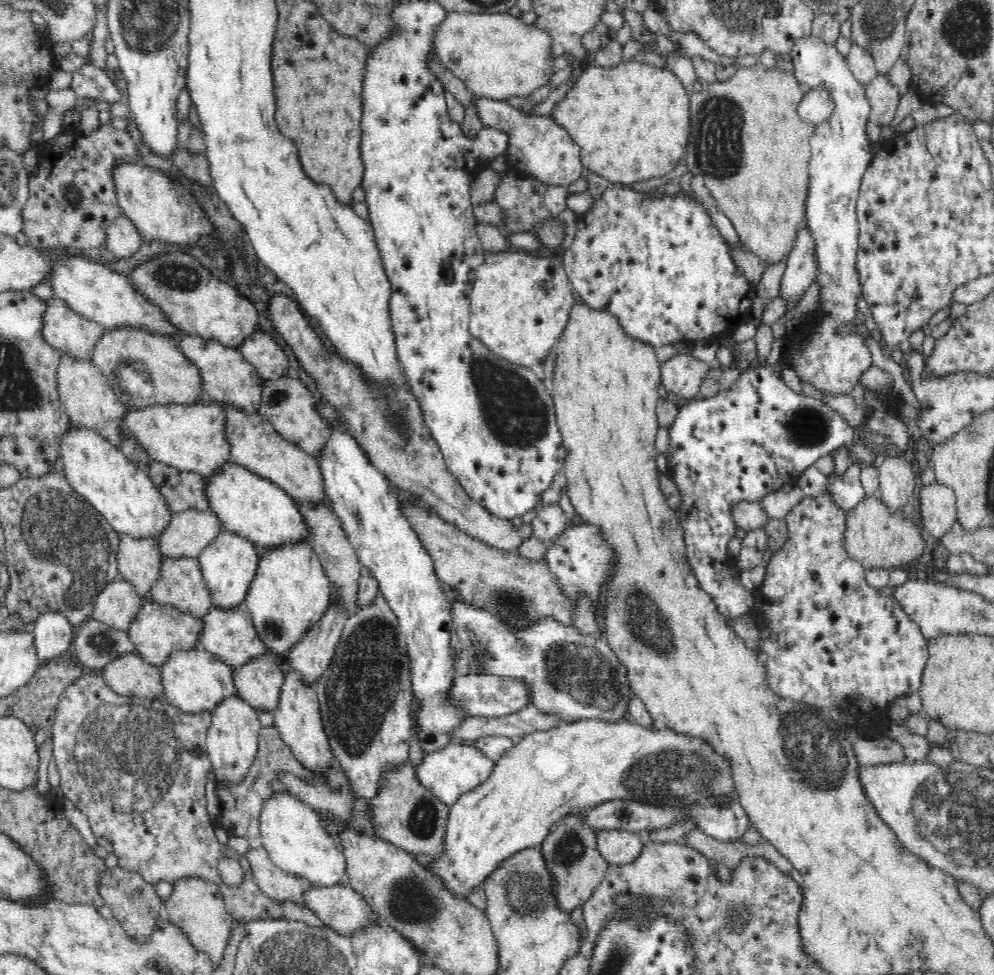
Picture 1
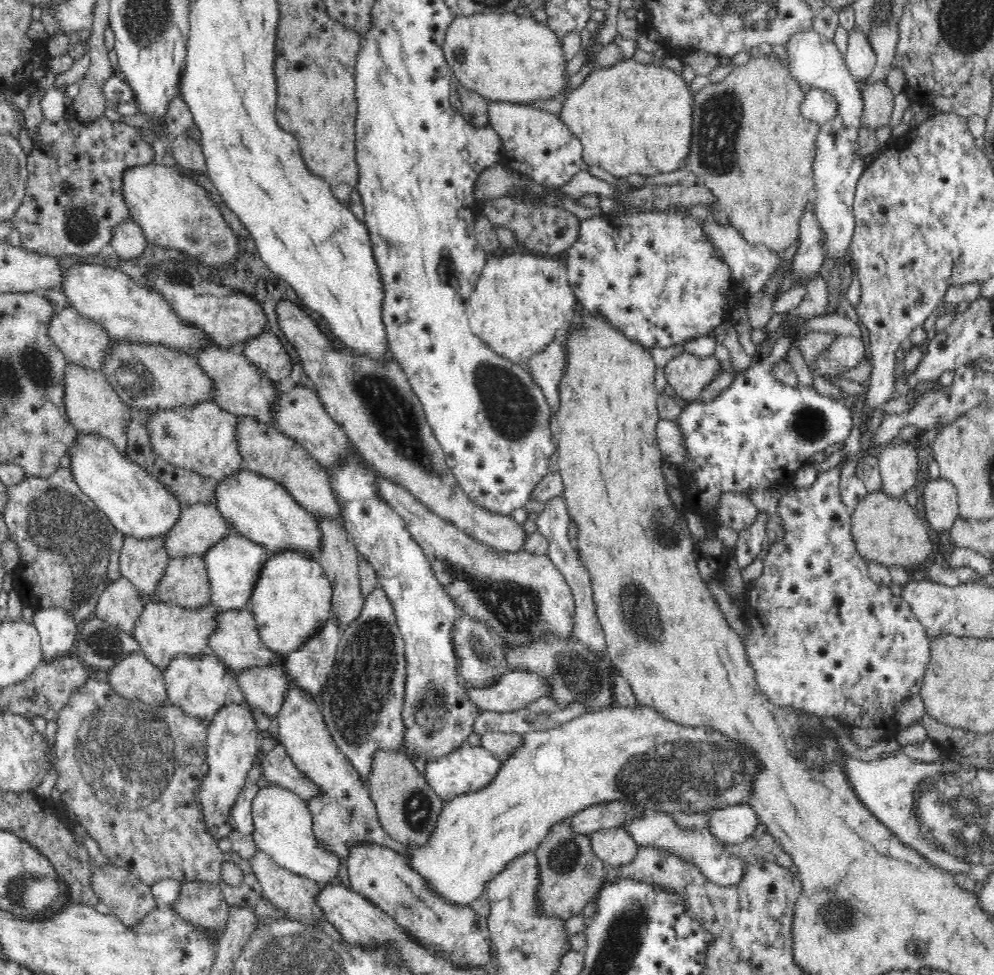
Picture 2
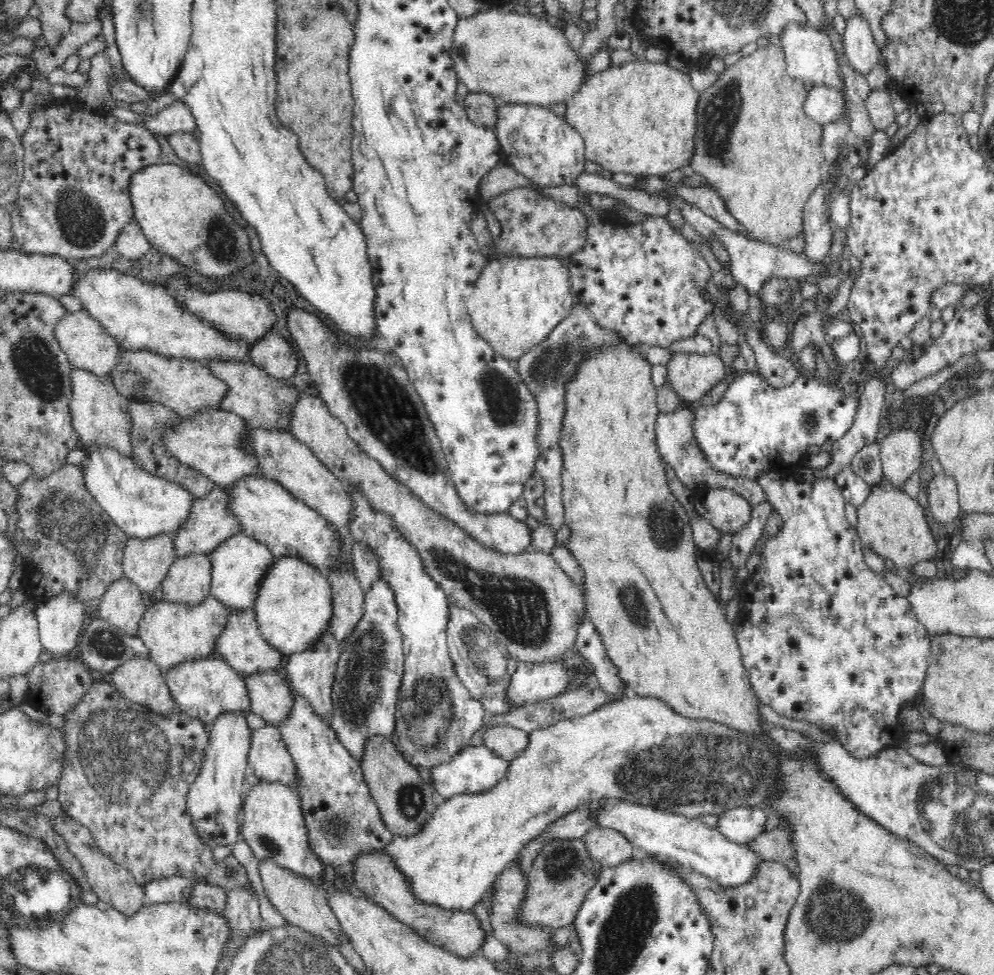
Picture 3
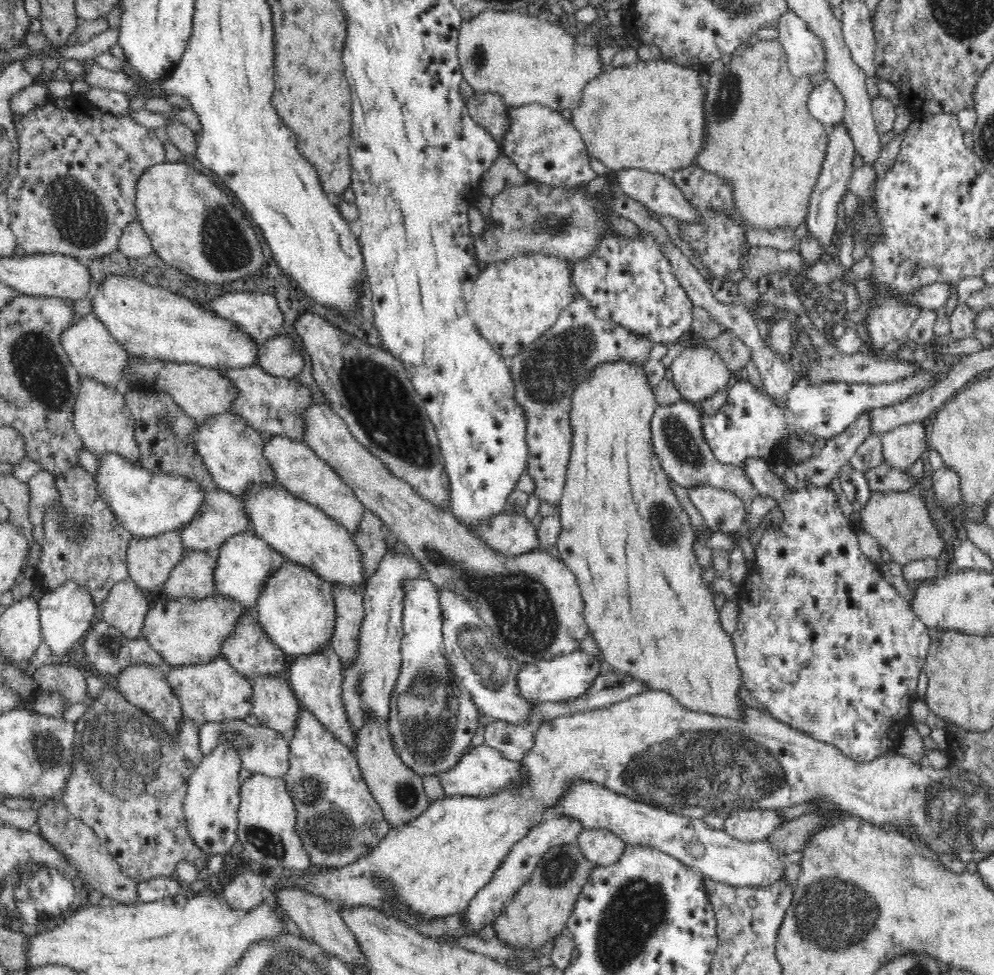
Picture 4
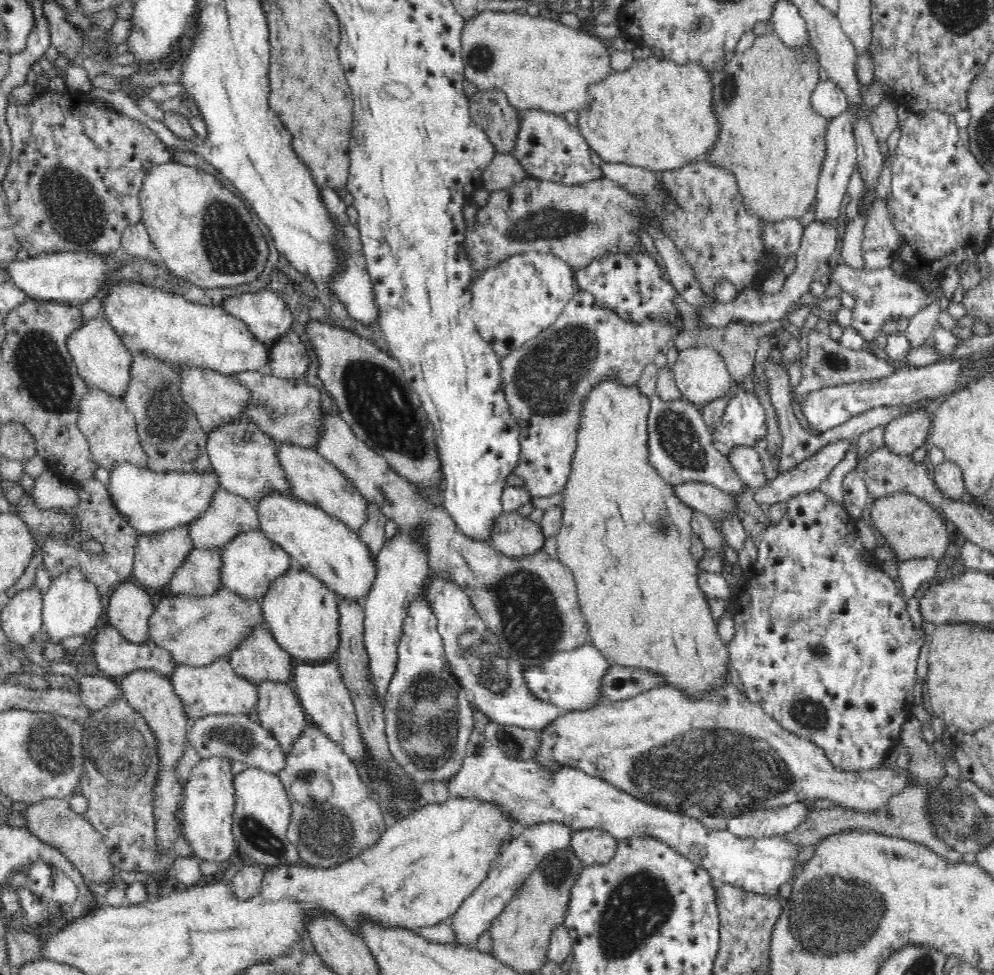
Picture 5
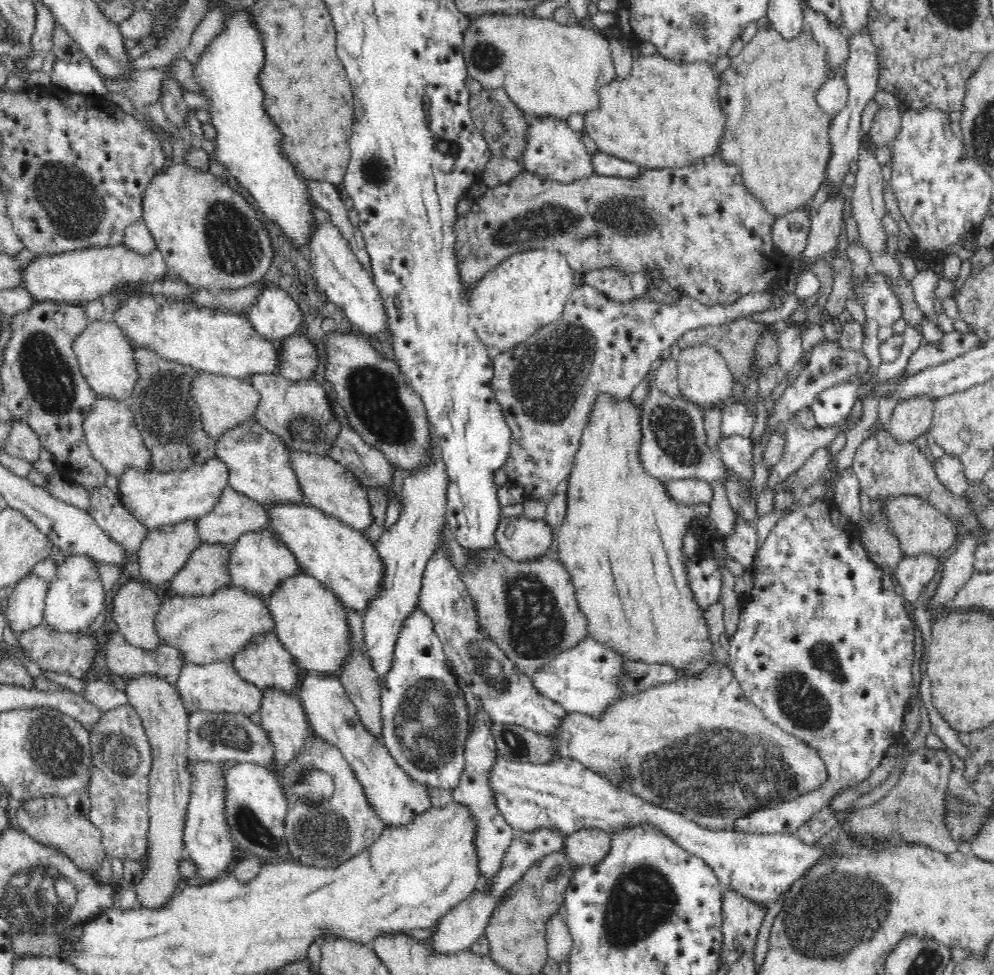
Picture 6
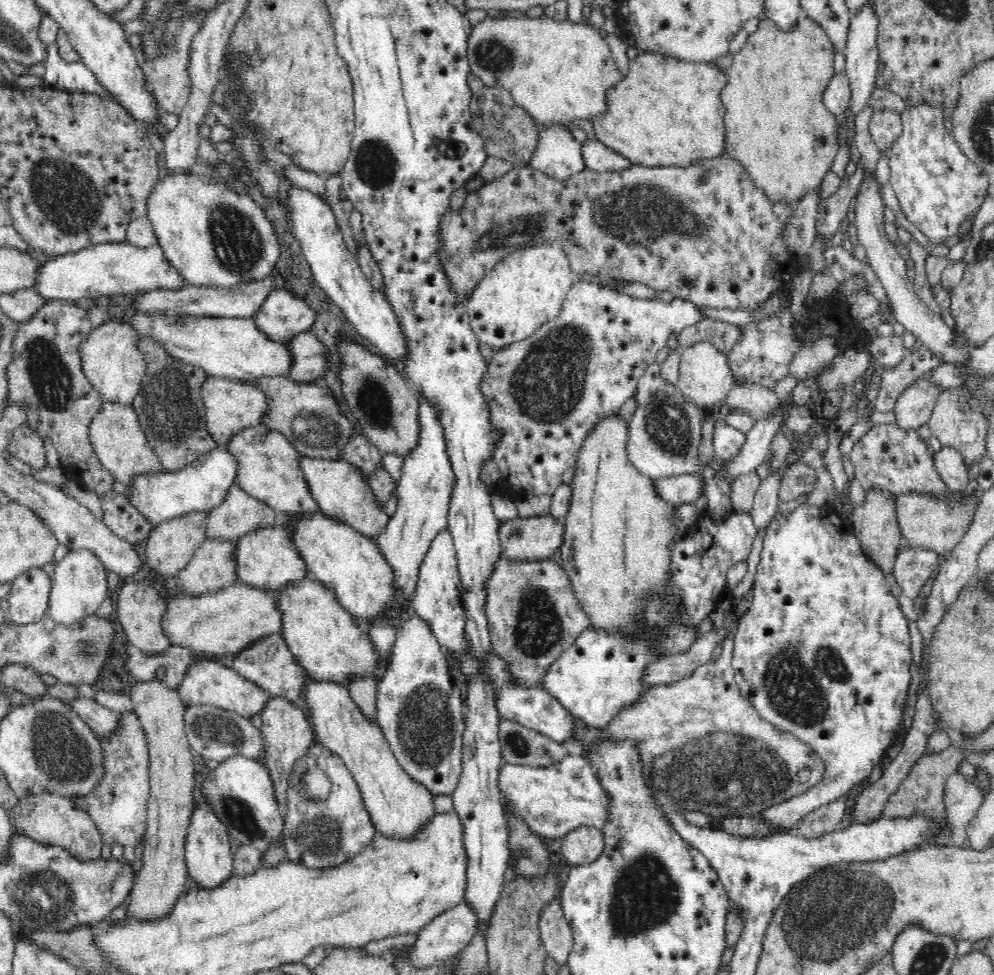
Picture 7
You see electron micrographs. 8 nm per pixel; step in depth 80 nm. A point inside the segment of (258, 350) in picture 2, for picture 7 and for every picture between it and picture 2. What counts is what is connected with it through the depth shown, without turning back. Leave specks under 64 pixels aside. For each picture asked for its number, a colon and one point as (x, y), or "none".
3: (274, 354)
4: (280, 356)
5: (289, 356)
6: (299, 362)
7: (311, 363)

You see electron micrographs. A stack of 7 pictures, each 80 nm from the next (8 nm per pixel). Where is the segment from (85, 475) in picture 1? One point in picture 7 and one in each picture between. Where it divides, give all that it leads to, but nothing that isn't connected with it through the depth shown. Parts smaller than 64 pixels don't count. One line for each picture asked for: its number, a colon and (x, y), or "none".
2: (137, 504)
3: (143, 505)
4: (146, 503)
5: (153, 502)
6: (157, 498)
7: (201, 486)

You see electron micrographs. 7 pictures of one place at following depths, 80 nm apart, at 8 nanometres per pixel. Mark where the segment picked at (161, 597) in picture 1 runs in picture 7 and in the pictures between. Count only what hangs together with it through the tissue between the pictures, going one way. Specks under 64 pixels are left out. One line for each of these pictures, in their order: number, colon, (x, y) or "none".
2: (185, 582)
3: (189, 579)
4: (194, 577)
5: (201, 574)
6: (208, 569)
7: (213, 567)

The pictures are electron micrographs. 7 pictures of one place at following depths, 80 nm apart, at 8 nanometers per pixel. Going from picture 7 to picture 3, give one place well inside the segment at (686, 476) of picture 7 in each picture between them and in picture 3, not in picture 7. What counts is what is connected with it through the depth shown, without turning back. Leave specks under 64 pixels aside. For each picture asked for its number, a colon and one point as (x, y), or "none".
3: (727, 511)
4: (723, 510)
5: (717, 504)
6: (686, 491)

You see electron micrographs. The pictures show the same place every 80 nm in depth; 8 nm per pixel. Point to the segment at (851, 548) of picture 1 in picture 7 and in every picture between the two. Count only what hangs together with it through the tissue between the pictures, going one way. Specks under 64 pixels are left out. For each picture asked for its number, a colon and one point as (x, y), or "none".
2: (887, 529)
3: (894, 524)
4: (900, 521)
5: (914, 528)
6: (921, 527)
7: (934, 521)

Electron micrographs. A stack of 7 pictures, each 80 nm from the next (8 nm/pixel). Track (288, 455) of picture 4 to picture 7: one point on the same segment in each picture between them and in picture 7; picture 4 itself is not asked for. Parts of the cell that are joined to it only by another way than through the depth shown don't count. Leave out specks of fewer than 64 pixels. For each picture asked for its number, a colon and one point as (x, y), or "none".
5: (316, 481)
6: (329, 486)
7: (343, 490)

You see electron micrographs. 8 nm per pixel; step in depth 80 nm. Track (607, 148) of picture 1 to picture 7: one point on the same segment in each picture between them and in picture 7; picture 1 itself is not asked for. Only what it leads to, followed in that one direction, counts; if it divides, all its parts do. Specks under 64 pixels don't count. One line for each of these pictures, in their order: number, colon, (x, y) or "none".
2: (633, 118)
3: (639, 117)
4: (650, 115)
5: (658, 115)
6: (667, 114)
7: (666, 111)

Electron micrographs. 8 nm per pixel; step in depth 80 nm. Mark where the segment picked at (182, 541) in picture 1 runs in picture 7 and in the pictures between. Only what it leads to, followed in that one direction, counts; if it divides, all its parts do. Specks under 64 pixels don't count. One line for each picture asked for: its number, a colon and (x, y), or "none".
2: (201, 526)
3: (212, 521)
4: (223, 514)
5: (229, 515)
6: (236, 514)
7: (240, 513)

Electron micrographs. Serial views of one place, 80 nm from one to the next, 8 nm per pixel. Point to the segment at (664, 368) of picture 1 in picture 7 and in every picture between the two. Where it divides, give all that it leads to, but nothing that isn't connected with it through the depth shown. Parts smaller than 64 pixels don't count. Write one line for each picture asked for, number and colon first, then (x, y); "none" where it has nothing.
2: (689, 375)
3: (692, 376)
4: (698, 373)
5: (701, 375)
6: (704, 378)
7: (704, 378)

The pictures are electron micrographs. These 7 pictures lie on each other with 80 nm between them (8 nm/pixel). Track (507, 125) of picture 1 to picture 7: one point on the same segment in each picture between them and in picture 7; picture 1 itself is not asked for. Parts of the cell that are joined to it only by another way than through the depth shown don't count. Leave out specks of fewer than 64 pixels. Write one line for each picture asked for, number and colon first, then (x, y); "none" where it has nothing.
2: (537, 144)
3: (539, 144)
4: (549, 149)
5: (549, 148)
6: (554, 150)
7: (558, 154)

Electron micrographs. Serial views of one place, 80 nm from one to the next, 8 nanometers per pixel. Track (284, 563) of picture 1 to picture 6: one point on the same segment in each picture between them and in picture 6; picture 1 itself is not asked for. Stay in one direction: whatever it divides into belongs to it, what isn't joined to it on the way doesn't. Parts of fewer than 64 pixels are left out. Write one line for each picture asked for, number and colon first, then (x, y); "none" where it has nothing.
2: (292, 599)
3: (294, 609)
4: (297, 610)
5: (302, 613)
6: (311, 622)

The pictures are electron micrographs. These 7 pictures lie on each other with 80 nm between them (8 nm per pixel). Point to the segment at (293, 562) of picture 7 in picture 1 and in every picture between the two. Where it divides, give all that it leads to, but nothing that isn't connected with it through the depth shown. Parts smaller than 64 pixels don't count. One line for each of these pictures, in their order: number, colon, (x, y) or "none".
1: (229, 564)
2: (234, 564)
3: (240, 563)
4: (246, 562)
5: (252, 562)
6: (260, 560)

